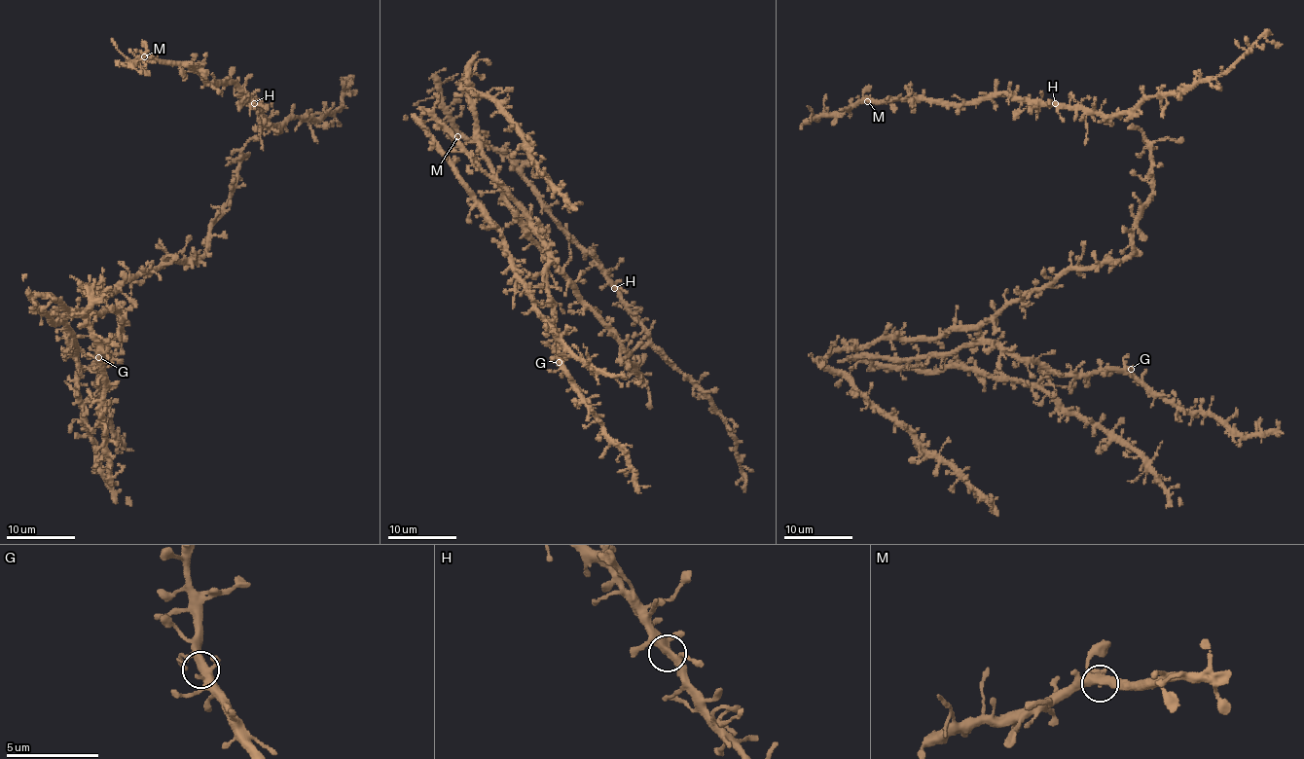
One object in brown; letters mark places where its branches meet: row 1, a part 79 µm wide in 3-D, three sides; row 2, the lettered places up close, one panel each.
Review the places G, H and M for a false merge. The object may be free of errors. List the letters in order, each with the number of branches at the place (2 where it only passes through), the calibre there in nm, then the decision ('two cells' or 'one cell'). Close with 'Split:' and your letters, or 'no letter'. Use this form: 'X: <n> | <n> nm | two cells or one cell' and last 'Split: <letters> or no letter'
G: 4 | 400 nm | one cell
H: 4 | 400 nm | one cell
M: 4 | 400 nm | one cell
Split: no letter

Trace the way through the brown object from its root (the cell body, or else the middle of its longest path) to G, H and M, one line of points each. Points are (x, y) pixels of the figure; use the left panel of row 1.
G: (146, 270), (132, 274), (120, 289), (134, 305), (121, 313), (119, 336), (110, 341), (105, 354), (98, 357)
H: (146, 270), (204, 253), (240, 149), (271, 125), (253, 103)
M: (146, 270), (204, 253), (240, 149), (271, 125), (233, 82), (144, 56)

